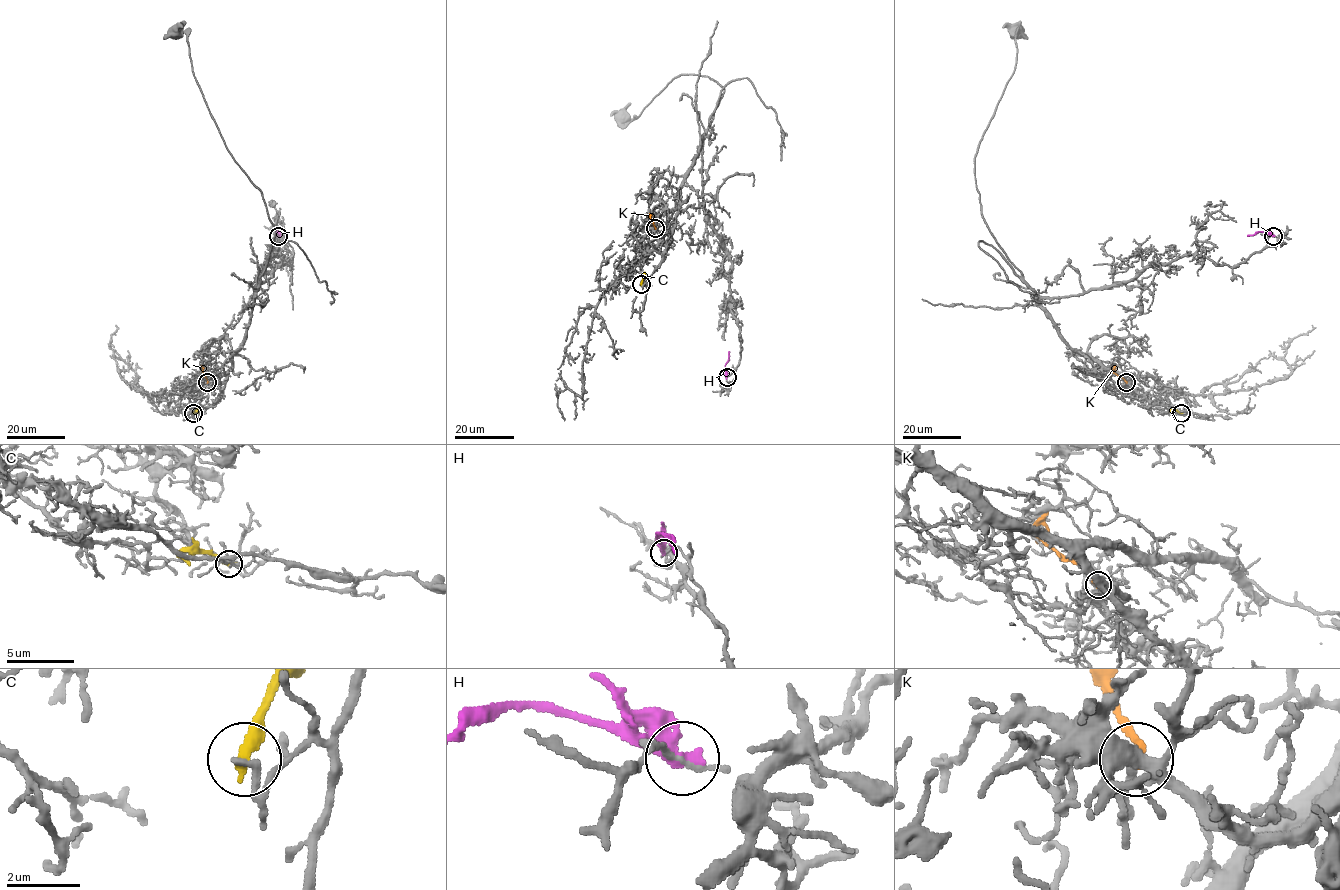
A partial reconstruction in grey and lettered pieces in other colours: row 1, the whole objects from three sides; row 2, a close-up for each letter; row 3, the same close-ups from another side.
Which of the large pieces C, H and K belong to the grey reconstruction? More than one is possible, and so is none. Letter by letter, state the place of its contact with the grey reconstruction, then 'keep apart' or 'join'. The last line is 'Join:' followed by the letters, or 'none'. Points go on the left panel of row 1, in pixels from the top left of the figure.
C: meets grey at (193, 413); keep apart
H: meets grey at (278, 236); keep apart
K: meets grey at (207, 382); keep apart
Join: none

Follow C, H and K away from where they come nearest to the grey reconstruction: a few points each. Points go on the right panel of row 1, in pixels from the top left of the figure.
C: (1181, 413), (1169, 411)
H: (1273, 235), (1260, 232), (1247, 236)
K: (1126, 382), (1112, 370), (1115, 365)

